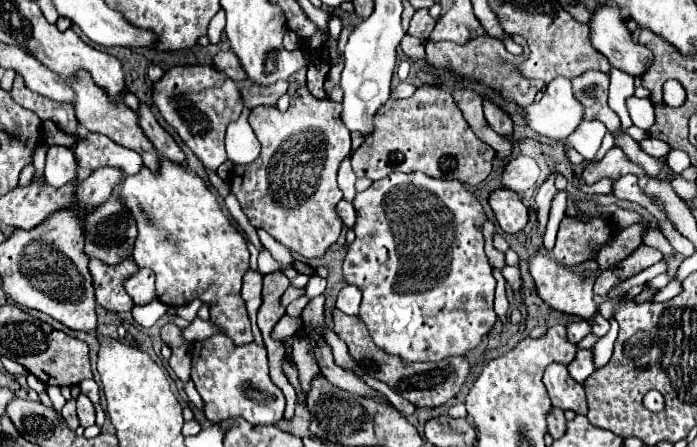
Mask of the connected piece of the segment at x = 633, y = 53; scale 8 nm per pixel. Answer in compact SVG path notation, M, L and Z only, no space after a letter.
M599 3L597 11L593 11L591 27L591 45L603 53L609 63L629 75L643 75L647 65L651 63L651 51L645 53L645 47L631 41L631 33L621 19L619 9Z

